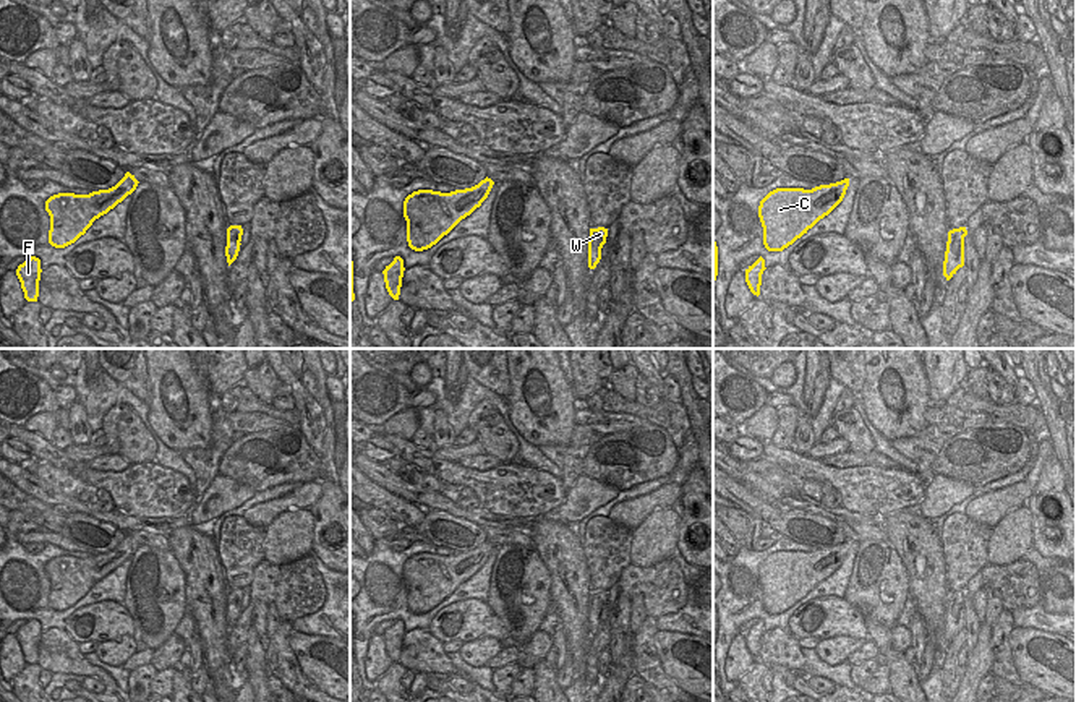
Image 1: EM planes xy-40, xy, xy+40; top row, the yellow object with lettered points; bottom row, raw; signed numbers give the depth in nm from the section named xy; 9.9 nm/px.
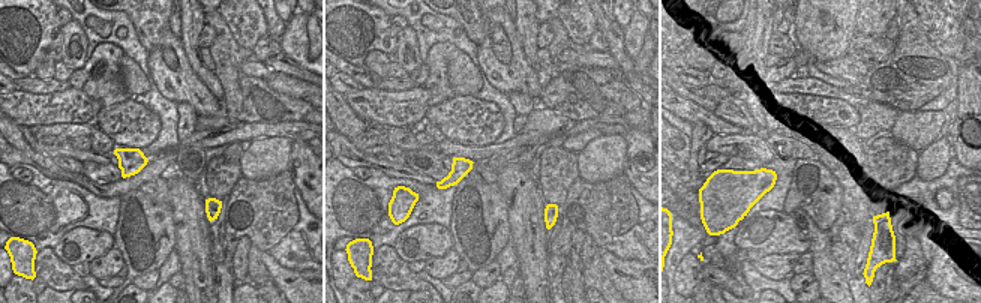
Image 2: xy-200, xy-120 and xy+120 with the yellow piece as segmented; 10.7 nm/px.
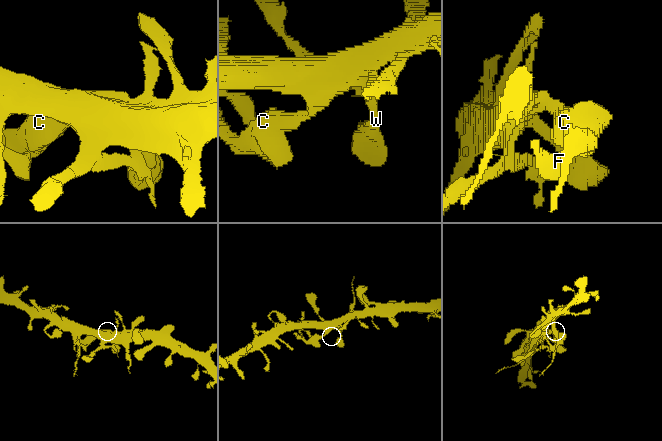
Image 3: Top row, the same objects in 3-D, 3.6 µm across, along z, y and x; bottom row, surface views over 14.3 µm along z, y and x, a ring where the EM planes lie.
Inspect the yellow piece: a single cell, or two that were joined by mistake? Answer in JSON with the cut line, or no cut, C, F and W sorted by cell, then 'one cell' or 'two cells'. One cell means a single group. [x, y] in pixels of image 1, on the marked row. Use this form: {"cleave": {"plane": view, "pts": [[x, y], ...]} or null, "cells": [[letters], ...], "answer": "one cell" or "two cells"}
{"cleave": {"plane": "xy", "pts": [[482, 180], [482, 190], [461, 206], [459, 216]]}, "cells": [["C"], ["F", "W"]], "answer": "two cells"}

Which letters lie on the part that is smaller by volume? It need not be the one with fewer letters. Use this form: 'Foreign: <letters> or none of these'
Foreign: C

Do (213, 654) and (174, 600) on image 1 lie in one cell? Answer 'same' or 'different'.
different

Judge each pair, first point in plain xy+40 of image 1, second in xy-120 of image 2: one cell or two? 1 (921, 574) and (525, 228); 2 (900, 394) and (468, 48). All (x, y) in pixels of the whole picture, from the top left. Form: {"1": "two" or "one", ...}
{"1": "one", "2": "two"}

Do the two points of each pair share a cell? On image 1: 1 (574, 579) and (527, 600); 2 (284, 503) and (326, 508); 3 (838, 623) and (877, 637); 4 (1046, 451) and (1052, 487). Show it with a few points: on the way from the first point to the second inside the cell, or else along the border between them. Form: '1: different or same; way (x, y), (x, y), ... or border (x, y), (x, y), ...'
1: different; border (538, 553), (550, 577), (551, 602)
2: different; border (321, 480), (321, 495), (308, 508)
3: different; border (864, 618), (869, 639)
4: different; border (1054, 454), (1046, 461), (1033, 488)

